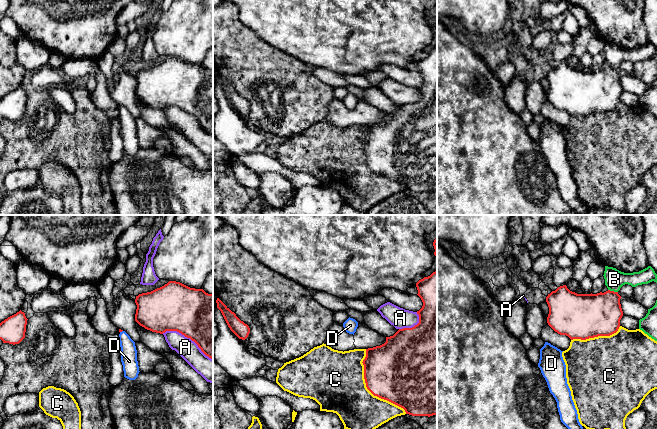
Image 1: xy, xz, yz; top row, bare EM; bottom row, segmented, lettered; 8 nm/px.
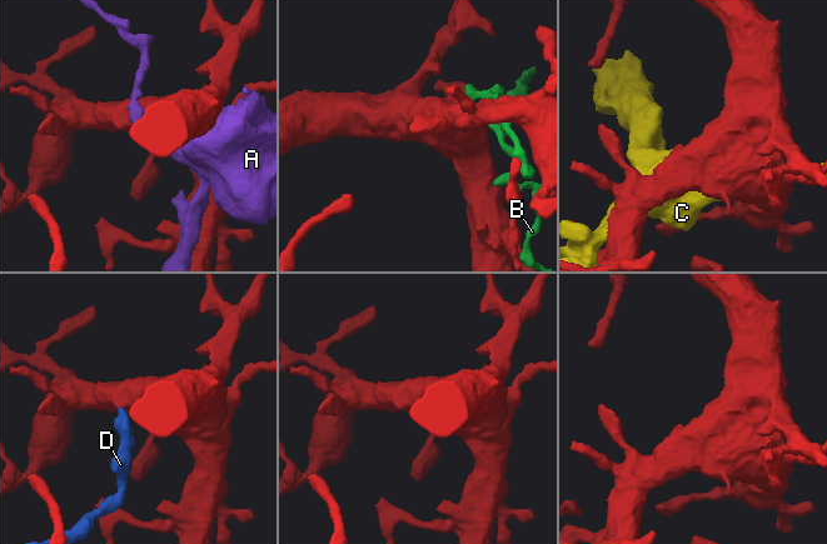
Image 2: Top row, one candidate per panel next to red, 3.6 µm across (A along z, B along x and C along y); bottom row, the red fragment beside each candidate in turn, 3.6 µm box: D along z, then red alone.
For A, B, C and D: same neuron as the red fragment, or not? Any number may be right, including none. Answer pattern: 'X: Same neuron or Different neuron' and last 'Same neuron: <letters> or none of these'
A: Different neuron
B: Different neuron
C: Different neuron
D: Same neuron
Same neuron: D

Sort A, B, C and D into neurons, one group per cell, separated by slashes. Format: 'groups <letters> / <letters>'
groups A / B / C / D

